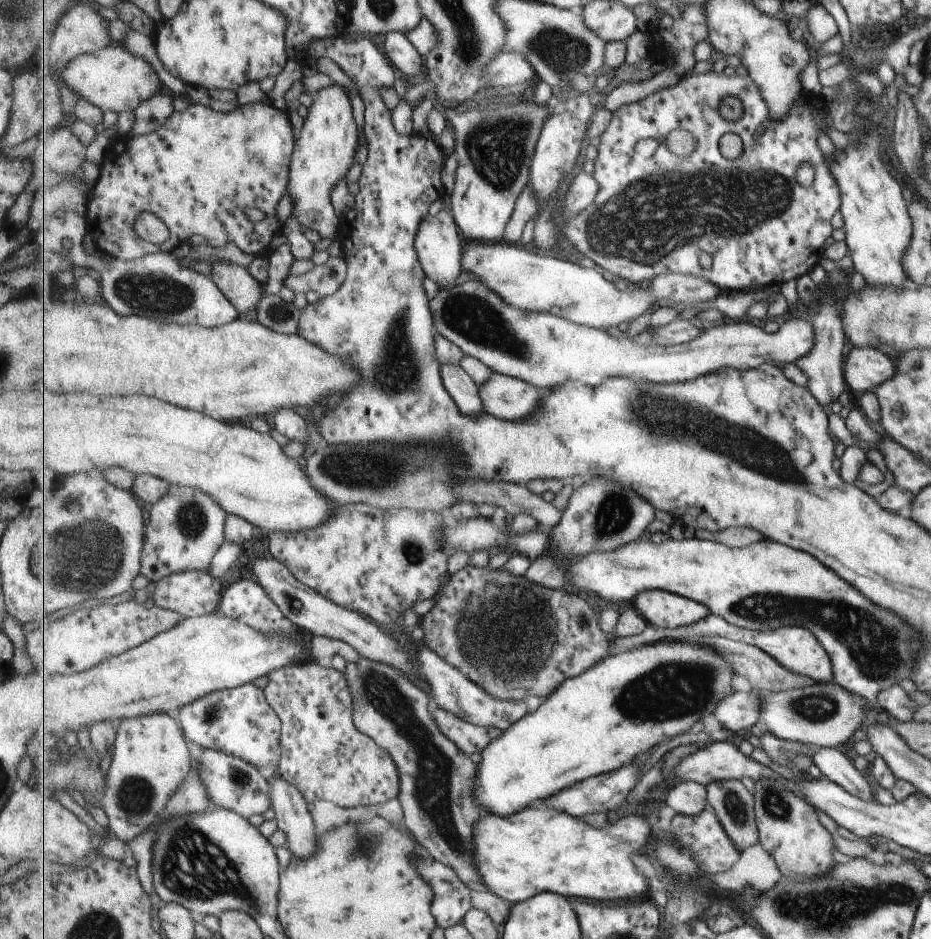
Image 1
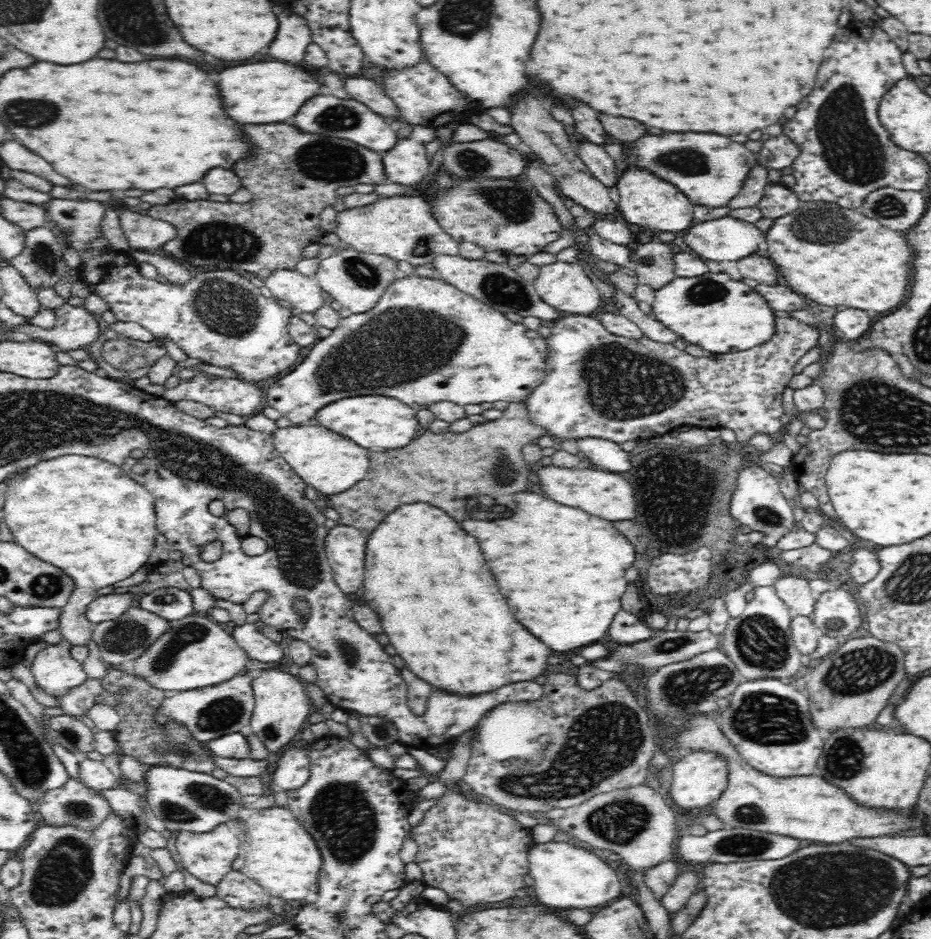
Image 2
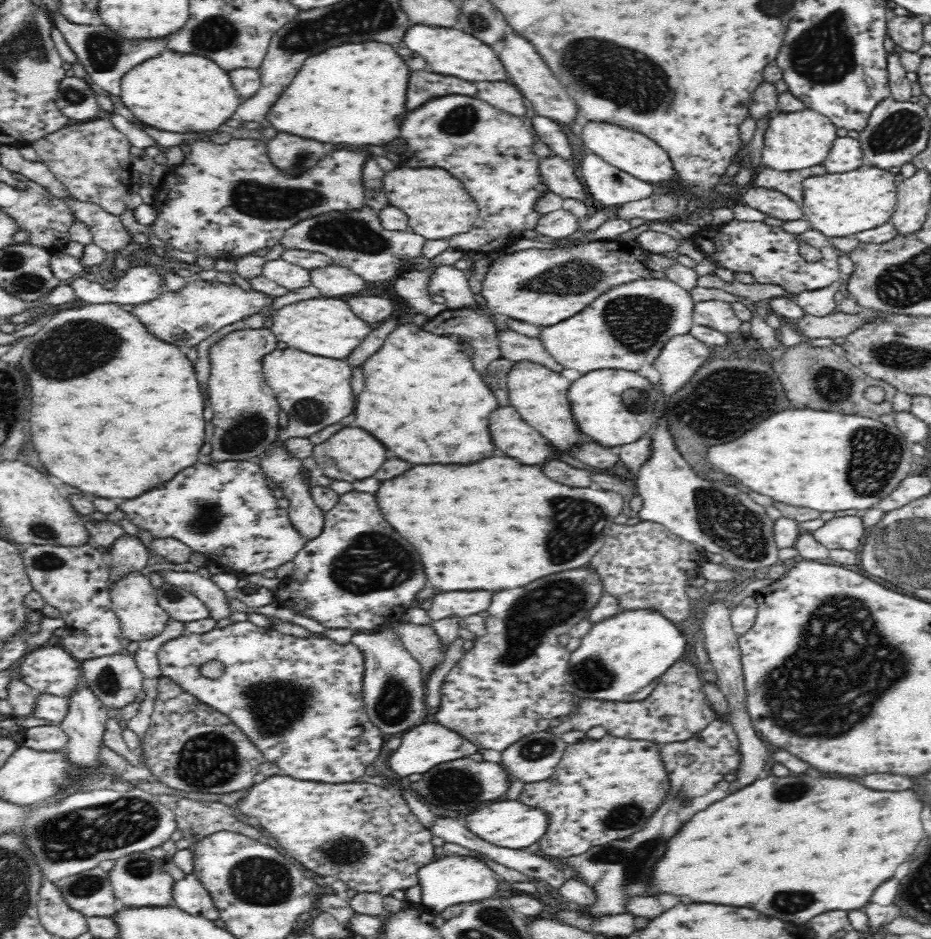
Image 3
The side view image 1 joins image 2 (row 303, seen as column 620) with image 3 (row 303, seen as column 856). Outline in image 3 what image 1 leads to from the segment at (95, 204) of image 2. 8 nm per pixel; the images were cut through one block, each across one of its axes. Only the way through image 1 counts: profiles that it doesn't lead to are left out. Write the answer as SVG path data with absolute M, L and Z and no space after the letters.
M127 264L121 268L116 286L106 289L97 281L86 277L73 279L69 284L82 304L134 304L139 305L162 294L162 278L154 266Z

